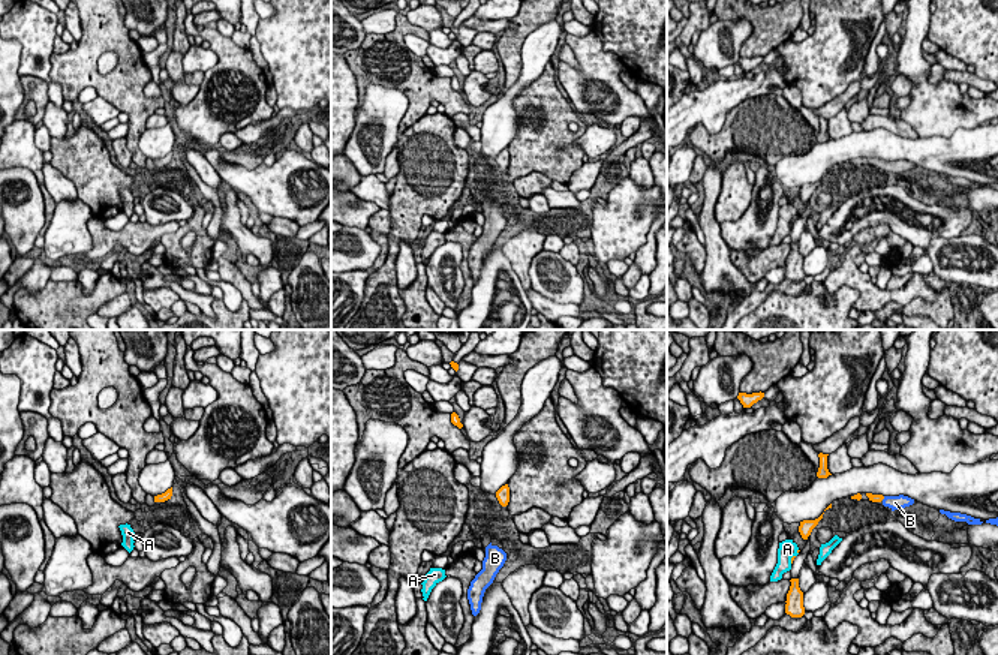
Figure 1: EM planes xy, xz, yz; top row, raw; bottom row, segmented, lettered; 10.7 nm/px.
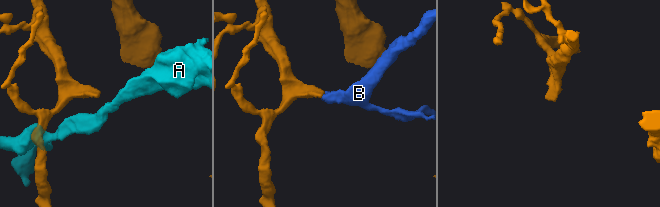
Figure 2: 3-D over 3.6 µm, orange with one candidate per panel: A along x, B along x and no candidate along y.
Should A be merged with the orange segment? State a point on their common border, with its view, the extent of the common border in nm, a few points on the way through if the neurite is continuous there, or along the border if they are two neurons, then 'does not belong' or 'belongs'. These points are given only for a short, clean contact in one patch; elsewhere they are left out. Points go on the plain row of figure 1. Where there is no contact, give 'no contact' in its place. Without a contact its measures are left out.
contact yz (791, 224); length 110 nm; border yz (794, 219), (790, 227); does not belong

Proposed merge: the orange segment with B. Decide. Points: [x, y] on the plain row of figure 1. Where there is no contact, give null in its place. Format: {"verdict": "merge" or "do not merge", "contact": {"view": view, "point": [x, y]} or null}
{"verdict": "merge", "contact": {"view": "yz", "point": [883, 162]}}

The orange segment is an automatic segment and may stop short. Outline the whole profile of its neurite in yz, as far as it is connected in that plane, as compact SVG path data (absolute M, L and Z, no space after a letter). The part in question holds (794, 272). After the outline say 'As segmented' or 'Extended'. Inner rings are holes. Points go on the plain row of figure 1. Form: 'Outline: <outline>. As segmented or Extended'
Outline: M791 243L791 250L787 258L785 277L791 282L802 282L805 279L803 256L799 252L799 243Z. As segmented

